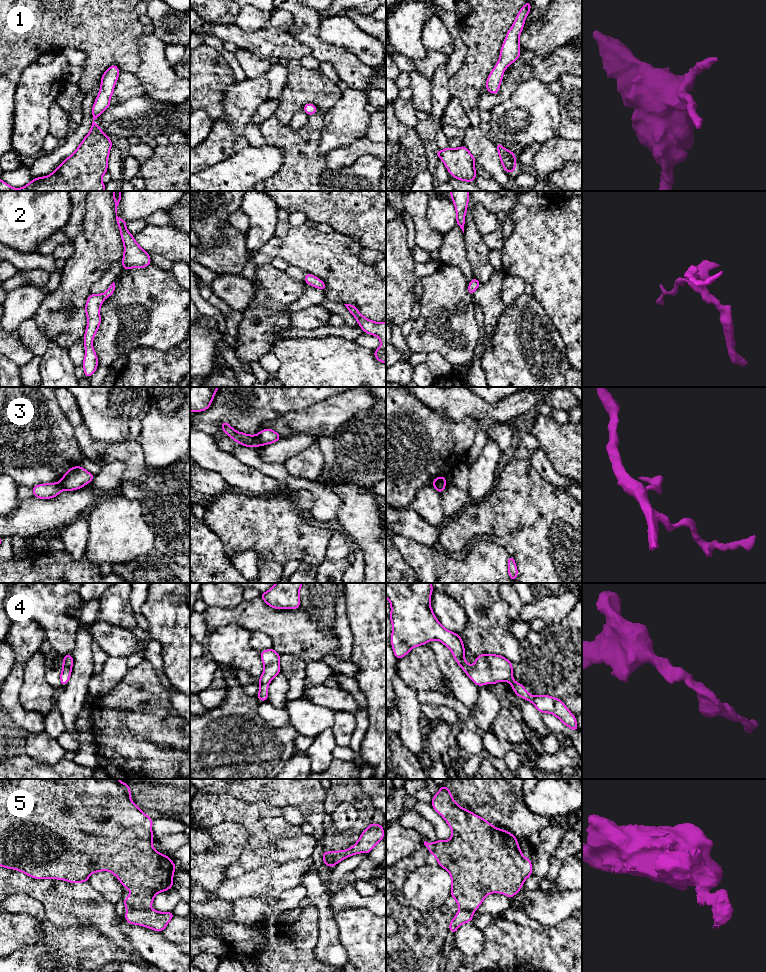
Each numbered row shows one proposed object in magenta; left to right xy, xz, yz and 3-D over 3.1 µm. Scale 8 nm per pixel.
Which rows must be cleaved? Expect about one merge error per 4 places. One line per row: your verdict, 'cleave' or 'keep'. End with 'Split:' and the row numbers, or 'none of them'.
1: keep
2: keep
3: cleave
4: keep
5: cleave
Split: 3, 5

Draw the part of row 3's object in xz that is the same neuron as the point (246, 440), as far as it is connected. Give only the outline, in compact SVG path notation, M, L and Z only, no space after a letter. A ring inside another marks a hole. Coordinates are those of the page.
M223 421L221 423L223 432L230 436L235 442L242 444L246 447L256 447L260 446L260 441L257 435L248 435L242 432L234 430L228 422Z

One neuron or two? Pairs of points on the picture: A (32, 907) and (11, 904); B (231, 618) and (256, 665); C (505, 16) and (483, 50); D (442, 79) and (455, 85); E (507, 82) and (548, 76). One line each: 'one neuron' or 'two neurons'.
A: one neuron
B: two neurons
C: one neuron
D: two neurons
E: one neuron

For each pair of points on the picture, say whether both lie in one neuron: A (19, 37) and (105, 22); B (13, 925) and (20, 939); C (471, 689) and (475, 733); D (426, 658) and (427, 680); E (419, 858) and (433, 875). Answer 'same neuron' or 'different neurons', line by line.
A: same neuron
B: same neuron
C: different neurons
D: same neuron
E: same neuron

